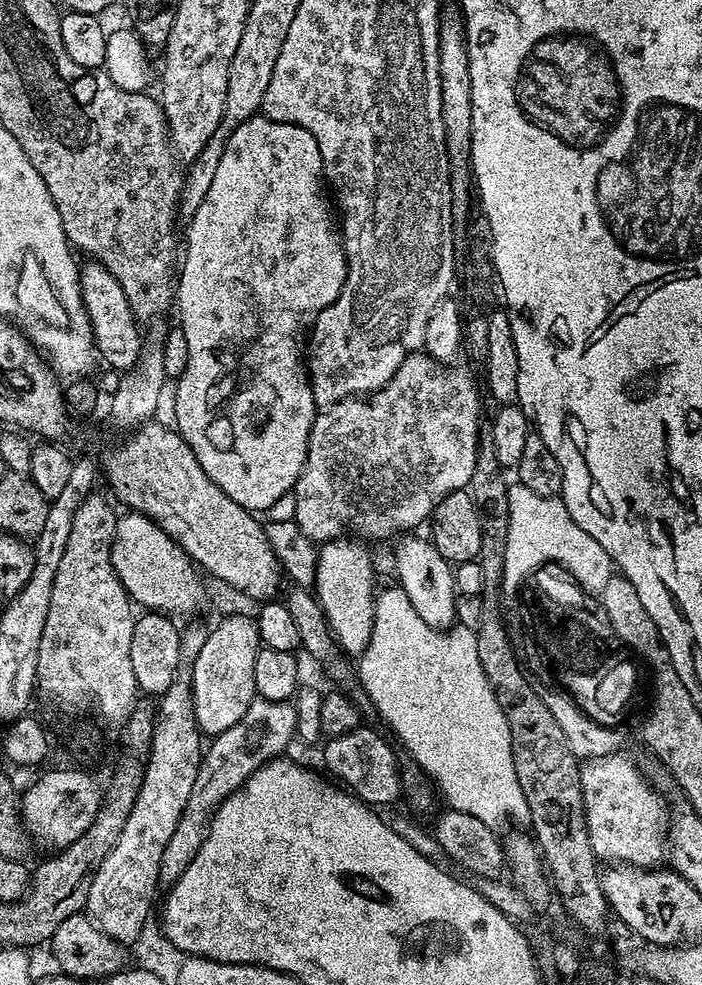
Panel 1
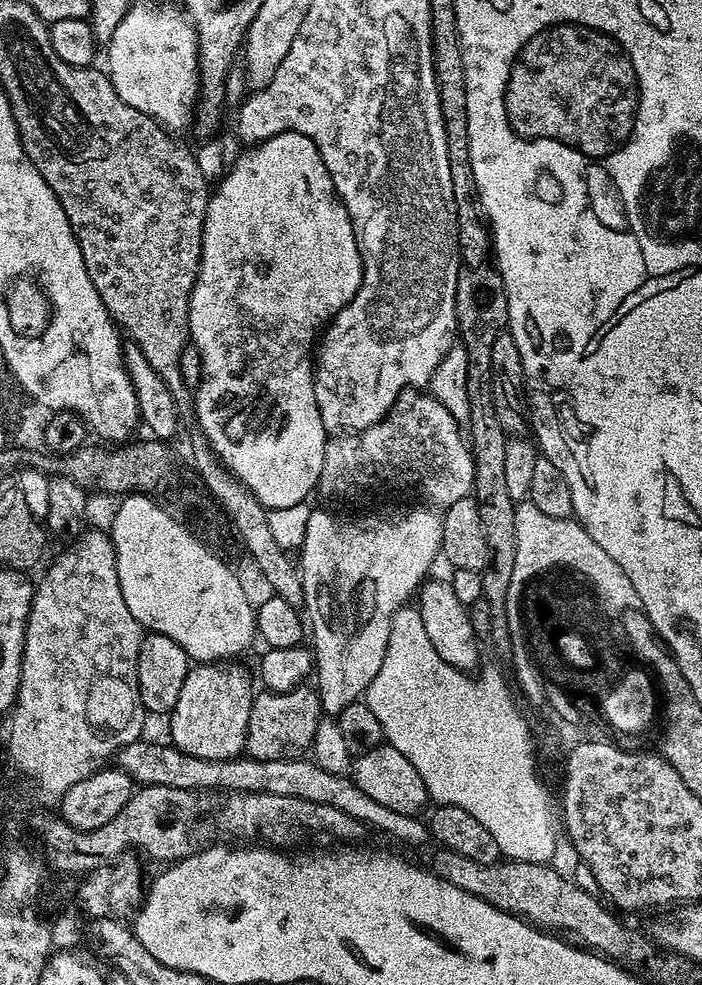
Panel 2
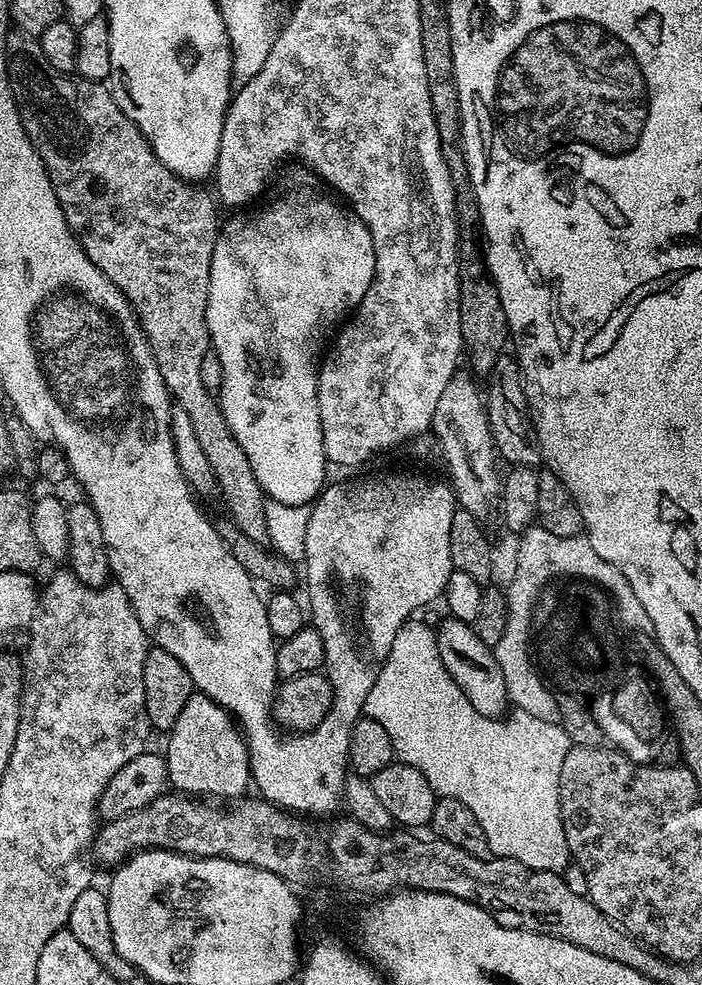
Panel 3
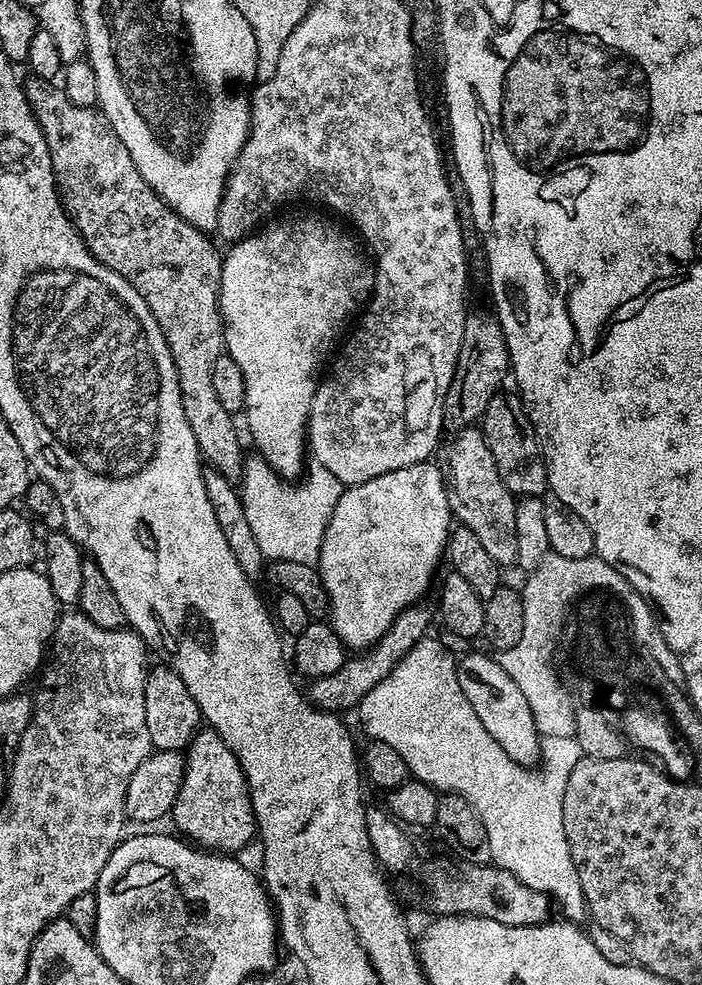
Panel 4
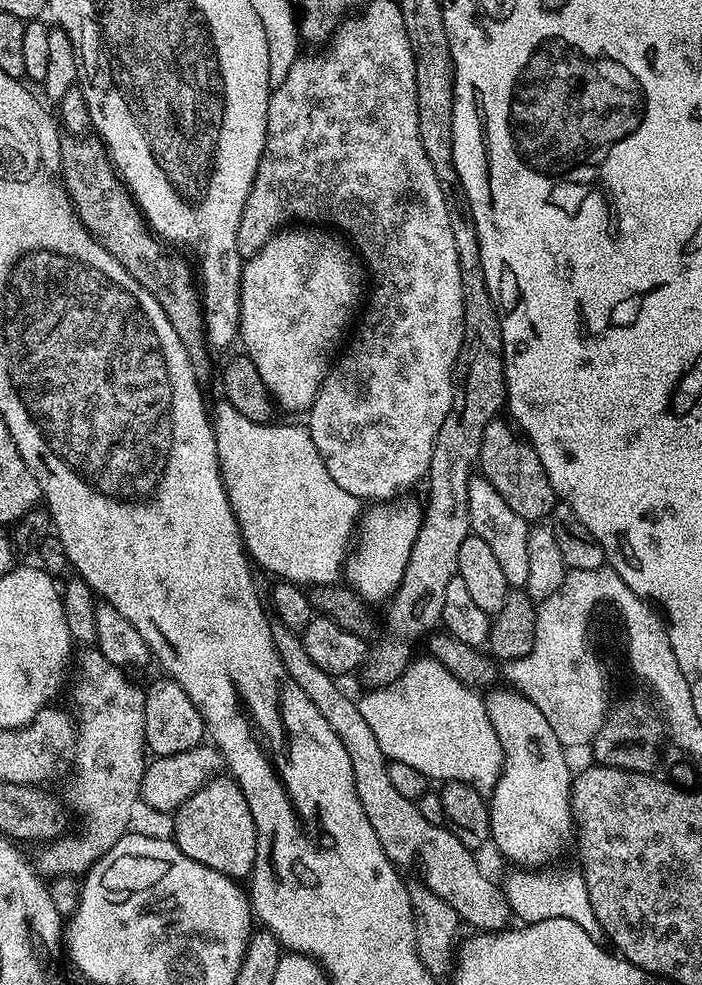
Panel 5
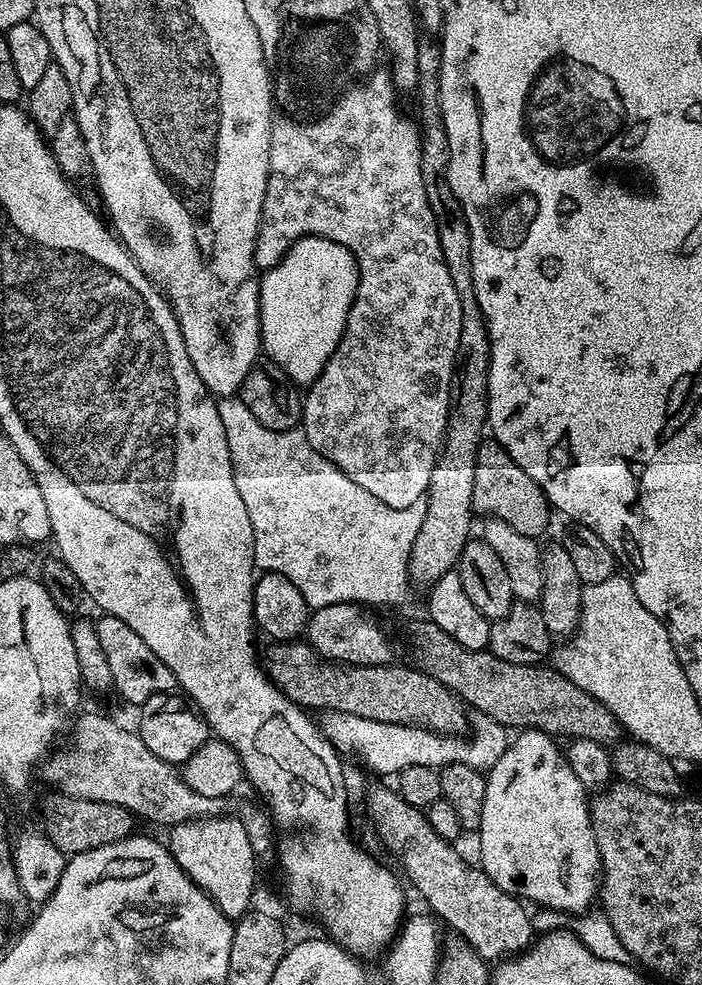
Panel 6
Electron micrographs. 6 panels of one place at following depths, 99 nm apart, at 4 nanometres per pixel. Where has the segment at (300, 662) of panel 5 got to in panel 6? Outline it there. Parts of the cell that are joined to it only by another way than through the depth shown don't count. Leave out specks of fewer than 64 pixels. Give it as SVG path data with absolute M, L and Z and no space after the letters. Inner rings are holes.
M378 786L368 796L368 810L379 836L398 854L417 892L485 961L519 955L533 943L536 928L523 901L502 891L482 868L470 866L451 841L434 832L423 809L410 806L395 789Z

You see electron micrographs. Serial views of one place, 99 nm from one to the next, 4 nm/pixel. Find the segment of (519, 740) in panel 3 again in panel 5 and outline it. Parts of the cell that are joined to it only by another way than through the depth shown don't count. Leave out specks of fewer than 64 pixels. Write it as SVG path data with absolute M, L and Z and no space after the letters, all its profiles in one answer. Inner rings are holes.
M428 654L422 656L421 660L420 657L413 659L406 671L392 684L365 691L365 696L359 697L362 717L366 718L382 754L389 761L406 762L406 766L414 766L414 770L432 782L457 780L474 786L479 792L491 793L500 777L500 769L504 766L504 755L494 734L494 726L490 726L484 696L475 687L468 687L455 677L442 662ZM512 870L502 881L502 891L511 915L520 919L521 925L546 922L546 918L570 918L570 922L578 922L592 940L605 939L602 926L598 926L598 918L594 918L594 906L590 906L590 894L586 890L586 882L579 871L573 870L569 876L552 870Z

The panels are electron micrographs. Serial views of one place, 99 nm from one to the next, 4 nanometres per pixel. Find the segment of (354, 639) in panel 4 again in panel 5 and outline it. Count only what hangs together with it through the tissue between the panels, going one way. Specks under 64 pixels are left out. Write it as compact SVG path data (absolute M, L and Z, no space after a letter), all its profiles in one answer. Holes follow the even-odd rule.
M408 498L391 502L376 502L363 513L358 521L358 539L344 561L343 579L369 605L387 601L402 582L402 574L410 562L414 538L418 538L422 508Z

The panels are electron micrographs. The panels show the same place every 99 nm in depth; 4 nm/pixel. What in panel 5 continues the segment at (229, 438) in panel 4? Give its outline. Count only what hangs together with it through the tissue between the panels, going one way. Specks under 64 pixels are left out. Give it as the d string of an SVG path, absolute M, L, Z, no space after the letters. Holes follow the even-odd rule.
M88 134L83 138L65 135L61 139L60 174L74 210L86 230L124 267L134 282L154 294L158 306L162 306L166 318L174 326L174 334L182 338L182 346L186 346L197 377L204 378L208 372L210 352L204 339L204 313L193 265L189 261L188 265L179 251L165 247L160 237L144 223L140 209L112 167L104 143L95 135Z

